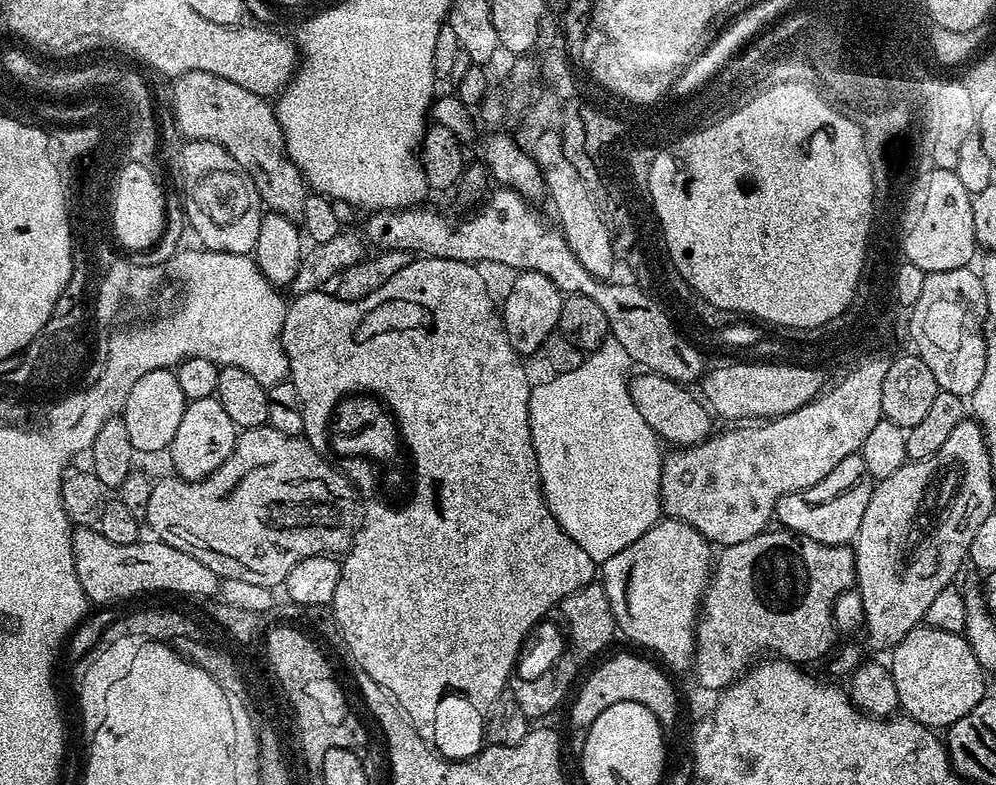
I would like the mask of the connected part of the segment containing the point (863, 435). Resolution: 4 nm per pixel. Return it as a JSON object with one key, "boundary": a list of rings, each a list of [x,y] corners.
{"boundary":[[[867,357],[861,359],[857,364],[860,365],[857,368],[850,369],[829,392],[821,391],[815,400],[810,401],[808,404],[803,404],[798,410],[794,410],[790,414],[777,416],[771,422],[756,422],[751,426],[728,426],[725,432],[719,432],[719,430],[713,431],[708,439],[700,444],[677,447],[675,450],[672,450],[669,456],[667,453],[663,457],[660,466],[660,506],[663,515],[673,520],[686,522],[691,528],[698,530],[698,534],[705,536],[709,544],[725,548],[734,546],[738,542],[746,542],[750,538],[757,536],[759,532],[765,531],[771,525],[768,523],[773,523],[776,515],[776,503],[783,496],[788,495],[789,492],[801,492],[818,482],[822,482],[822,478],[826,478],[826,474],[830,474],[830,470],[834,470],[834,466],[838,466],[838,462],[857,455],[862,442],[866,442],[867,436],[872,433],[874,426],[878,426],[878,422],[883,417],[882,382],[878,382],[878,394],[874,398],[874,359]]]}

